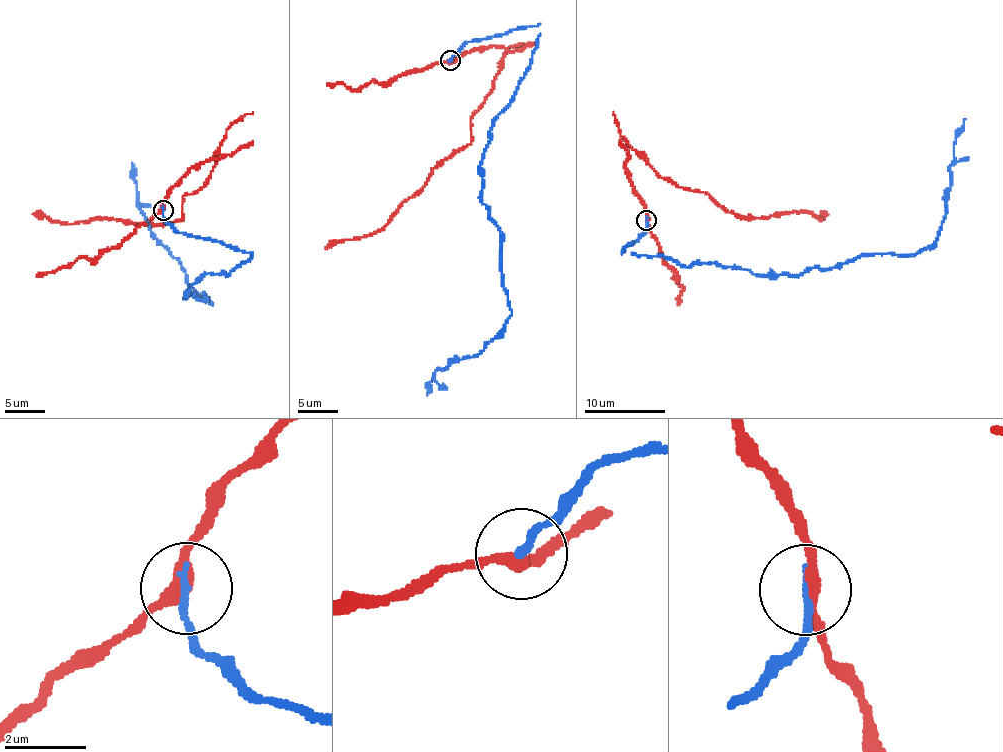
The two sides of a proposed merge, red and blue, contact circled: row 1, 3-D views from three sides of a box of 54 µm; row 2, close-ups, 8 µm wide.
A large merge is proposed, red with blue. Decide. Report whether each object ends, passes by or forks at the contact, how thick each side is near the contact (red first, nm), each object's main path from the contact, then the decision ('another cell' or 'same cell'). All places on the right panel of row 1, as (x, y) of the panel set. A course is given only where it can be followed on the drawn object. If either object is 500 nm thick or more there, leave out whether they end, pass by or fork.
red passes by | blue ends | 320/200 nm | red via (646, 220), (623, 168), (640, 153), (662, 177), (707, 192), (729, 212), (828, 215) | blue via (646, 220), (623, 250), (689, 267), (802, 274), (861, 255), (916, 254), (939, 233), (965, 119) | another cell

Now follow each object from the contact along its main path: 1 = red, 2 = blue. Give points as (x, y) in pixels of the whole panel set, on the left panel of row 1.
1: (163, 209), (192, 168), (224, 155), (200, 190), (182, 197), (181, 221), (61, 224), (32, 214)
2: (163, 209), (179, 232), (250, 252), (227, 276), (204, 274), (186, 291), (212, 304), (150, 231), (132, 162)

